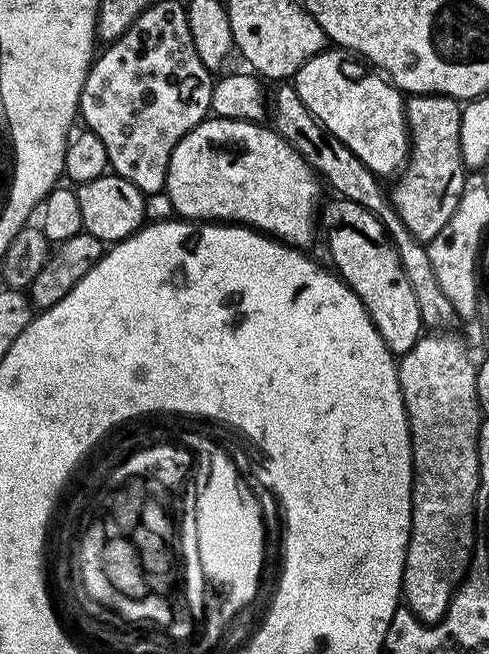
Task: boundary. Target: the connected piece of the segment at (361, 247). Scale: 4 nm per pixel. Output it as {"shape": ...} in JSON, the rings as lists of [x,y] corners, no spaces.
{"shape":[[[343,198],[332,199],[319,213],[318,228],[321,233],[324,231],[325,242],[332,244],[335,271],[358,294],[388,349],[393,354],[408,352],[420,340],[425,325],[398,250],[376,215],[364,214],[361,220],[352,220],[361,214],[360,204]]]}

